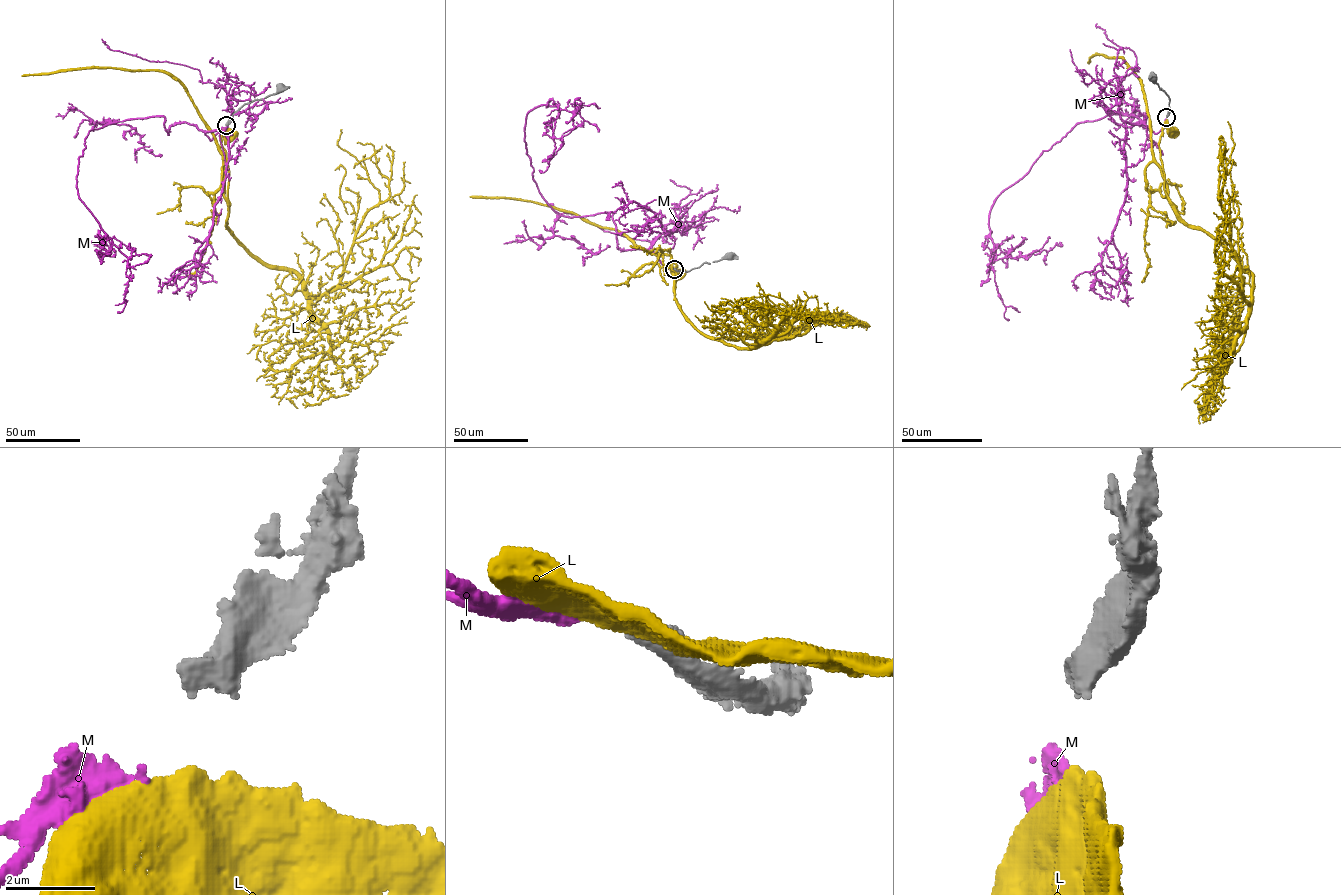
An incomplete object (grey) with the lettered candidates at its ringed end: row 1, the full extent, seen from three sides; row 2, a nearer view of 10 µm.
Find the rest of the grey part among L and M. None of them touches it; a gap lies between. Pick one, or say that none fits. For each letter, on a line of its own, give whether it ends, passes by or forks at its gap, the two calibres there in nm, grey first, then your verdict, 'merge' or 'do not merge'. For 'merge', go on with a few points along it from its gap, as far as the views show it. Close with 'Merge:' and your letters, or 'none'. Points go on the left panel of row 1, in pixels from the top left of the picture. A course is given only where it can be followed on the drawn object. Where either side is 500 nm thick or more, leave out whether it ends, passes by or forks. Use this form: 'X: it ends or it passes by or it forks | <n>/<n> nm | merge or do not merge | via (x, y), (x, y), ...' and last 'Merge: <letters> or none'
L: 500/550 nm | do not merge
M: 500/280 nm | merge | via (224, 127), (168, 134), (163, 116), (89, 131), (77, 193), (128, 258), (115, 305)
Merge: M

